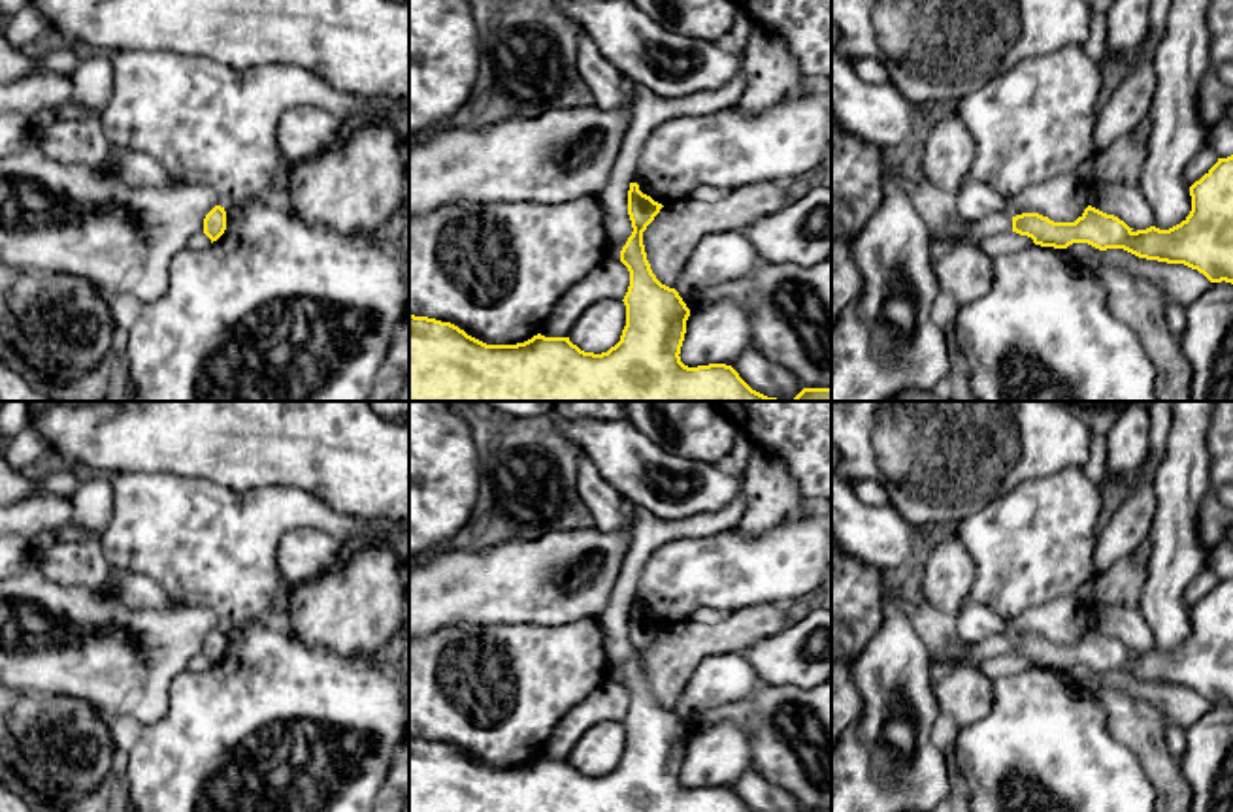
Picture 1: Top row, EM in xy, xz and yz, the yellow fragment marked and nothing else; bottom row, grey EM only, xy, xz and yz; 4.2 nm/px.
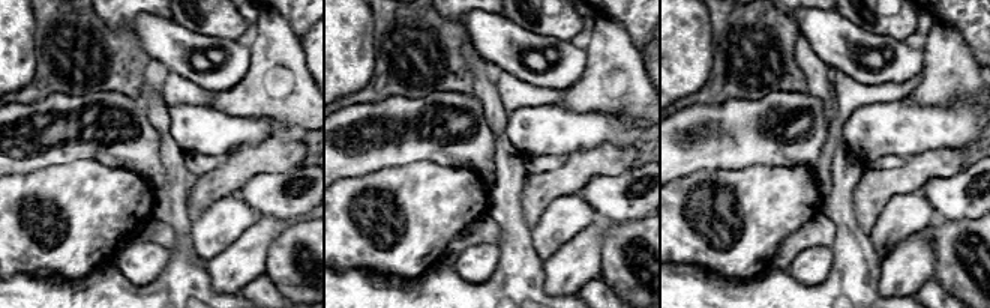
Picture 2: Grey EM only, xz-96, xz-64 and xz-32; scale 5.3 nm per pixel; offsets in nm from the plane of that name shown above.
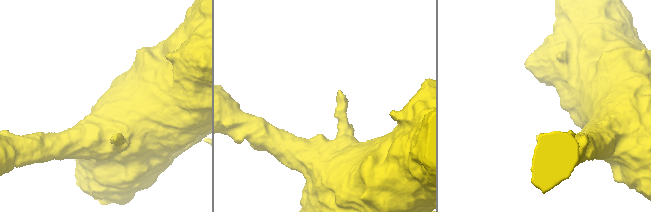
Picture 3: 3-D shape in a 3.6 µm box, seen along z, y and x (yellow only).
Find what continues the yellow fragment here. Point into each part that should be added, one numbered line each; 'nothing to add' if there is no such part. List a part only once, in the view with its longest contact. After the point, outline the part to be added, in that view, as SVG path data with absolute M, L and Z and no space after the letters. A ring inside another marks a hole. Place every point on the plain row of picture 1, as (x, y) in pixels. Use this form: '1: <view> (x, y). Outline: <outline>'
1: yz (1000, 645). Outline: M1009 635L988 637L978 642L971 642L967 656L971 659L992 659L997 656L1012 654L1012 639Z

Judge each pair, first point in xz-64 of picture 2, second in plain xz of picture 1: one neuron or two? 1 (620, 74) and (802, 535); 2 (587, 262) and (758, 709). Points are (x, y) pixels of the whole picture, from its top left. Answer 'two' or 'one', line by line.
1: two
2: two

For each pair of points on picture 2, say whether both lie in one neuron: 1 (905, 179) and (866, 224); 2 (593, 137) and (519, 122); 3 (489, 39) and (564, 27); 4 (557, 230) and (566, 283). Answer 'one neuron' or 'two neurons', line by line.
1: one neuron
2: one neuron
3: two neurons
4: two neurons

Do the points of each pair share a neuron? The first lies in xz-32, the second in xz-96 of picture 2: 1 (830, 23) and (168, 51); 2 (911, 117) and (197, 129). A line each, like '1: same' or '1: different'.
1: same
2: same

